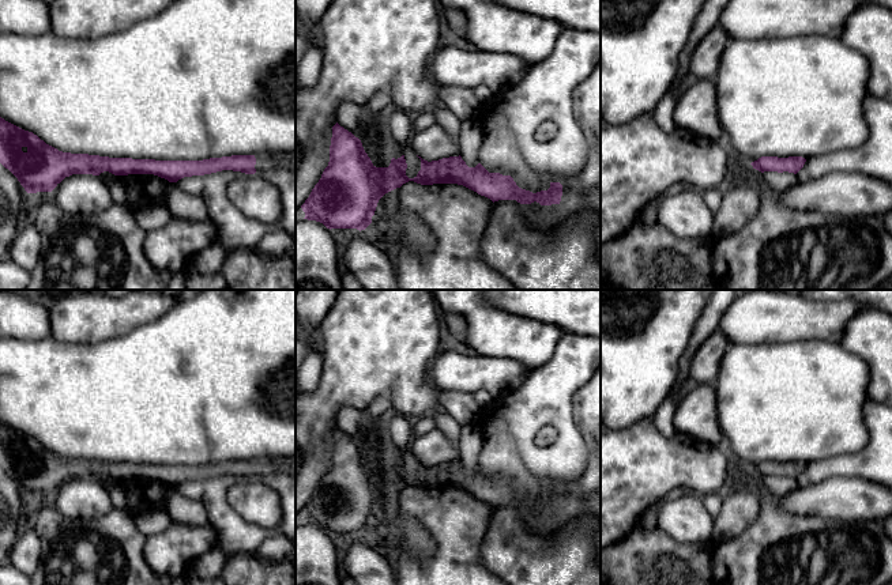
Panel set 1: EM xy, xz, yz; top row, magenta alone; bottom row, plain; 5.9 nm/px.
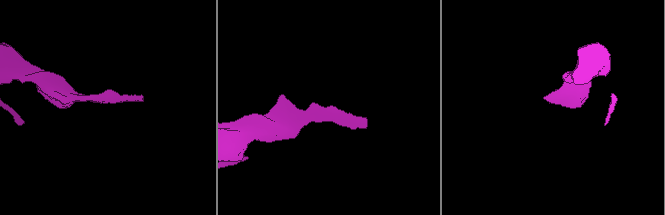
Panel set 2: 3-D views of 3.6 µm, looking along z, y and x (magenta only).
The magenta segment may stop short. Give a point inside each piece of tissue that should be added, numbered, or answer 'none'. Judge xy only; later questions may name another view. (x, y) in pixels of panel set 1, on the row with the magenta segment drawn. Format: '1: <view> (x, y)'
1: xy (268, 161)

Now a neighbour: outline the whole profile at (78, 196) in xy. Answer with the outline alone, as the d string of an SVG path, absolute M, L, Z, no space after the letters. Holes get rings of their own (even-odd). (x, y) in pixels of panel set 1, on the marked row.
M93 174L65 177L52 190L50 197L67 219L80 219L99 214L113 204L108 184Z

